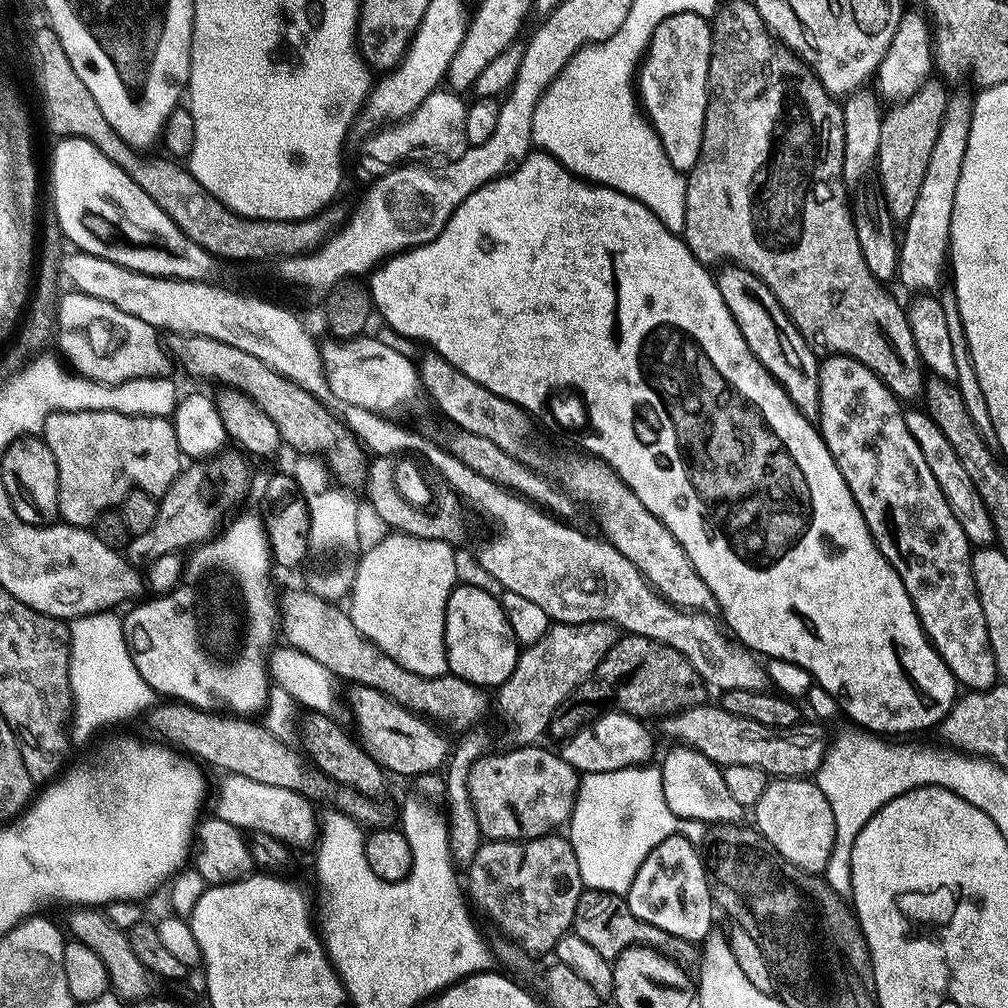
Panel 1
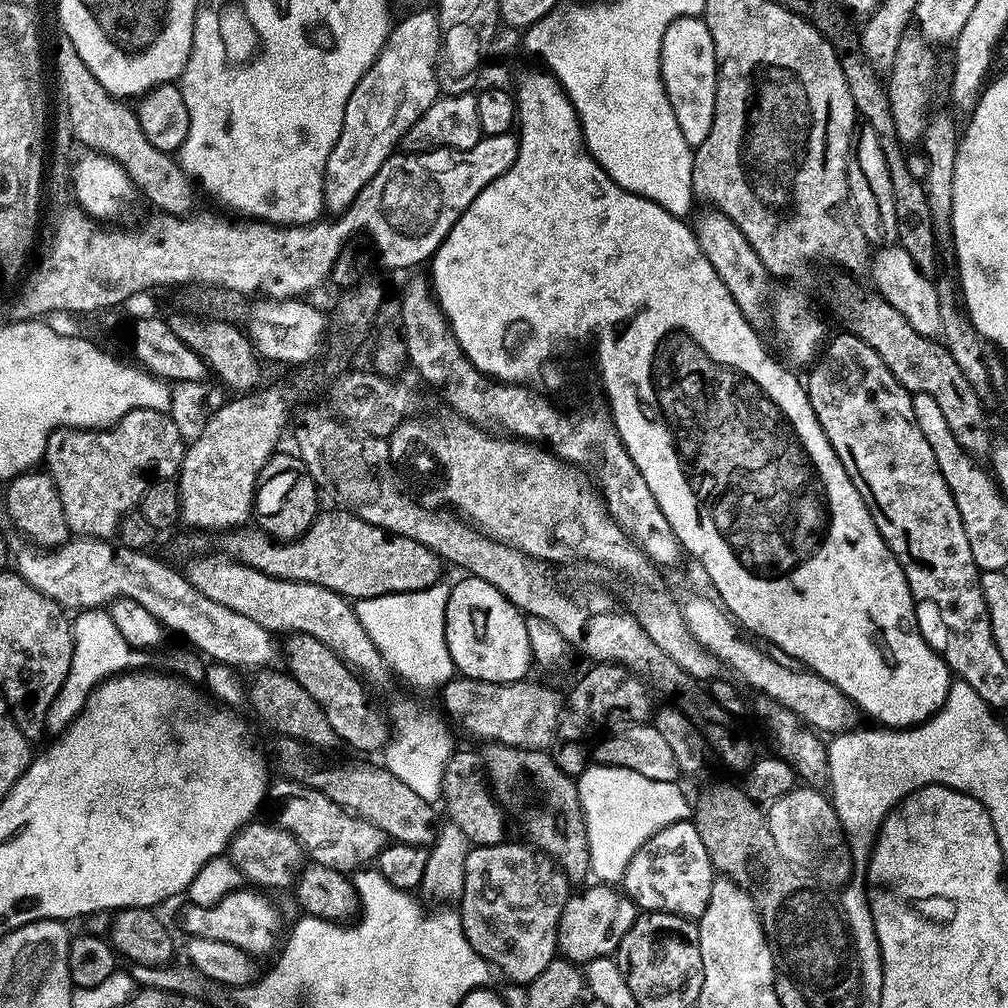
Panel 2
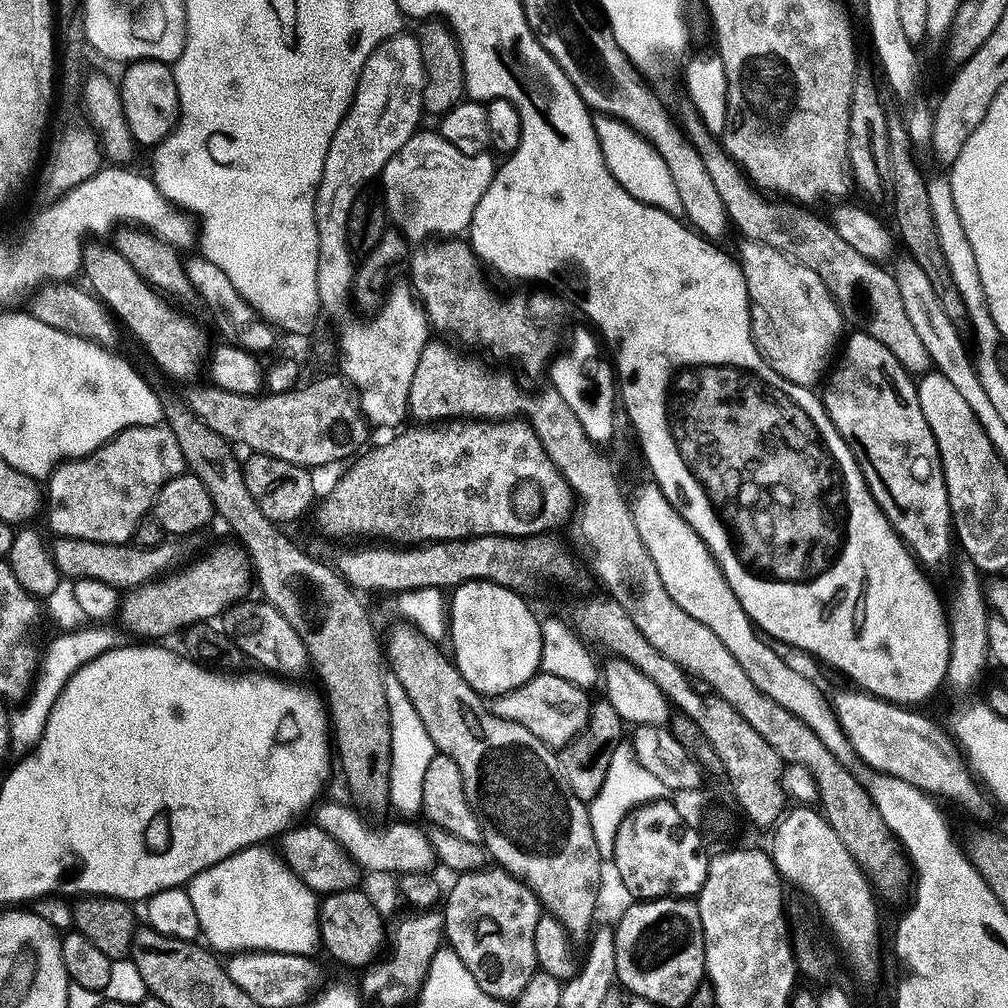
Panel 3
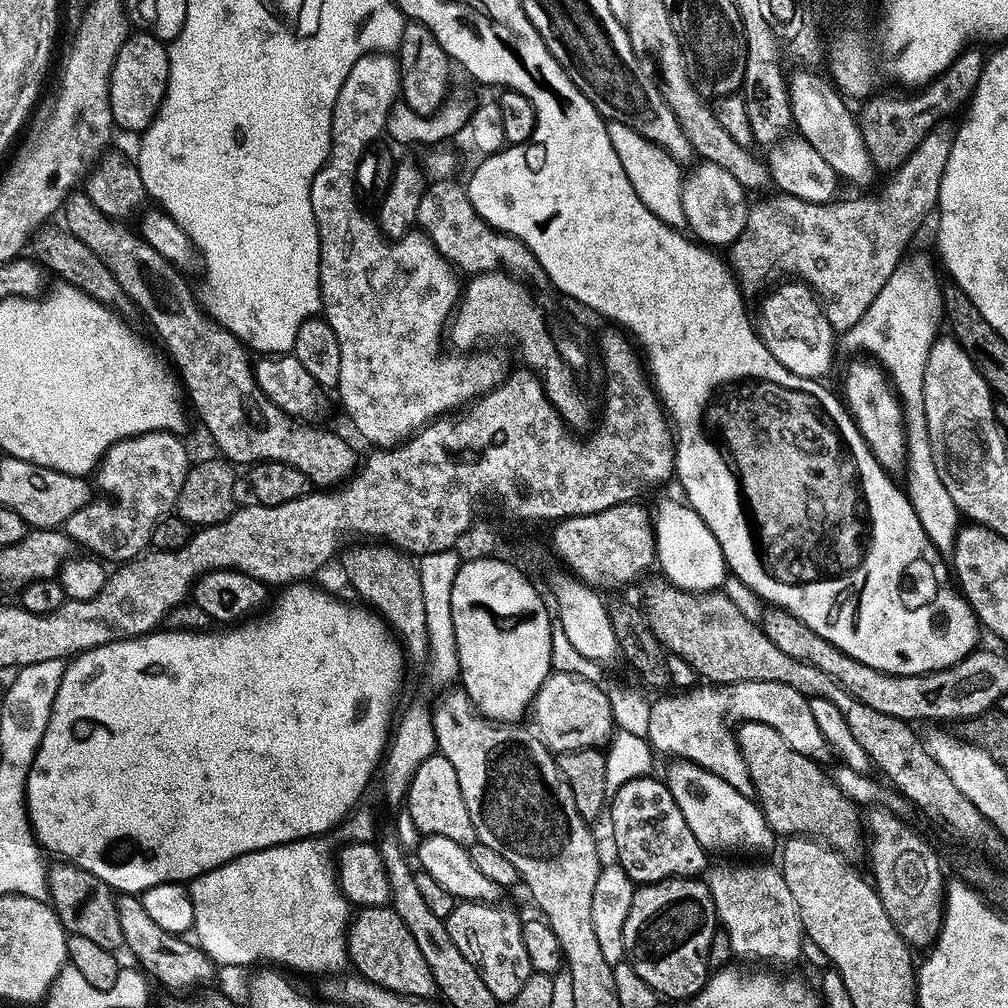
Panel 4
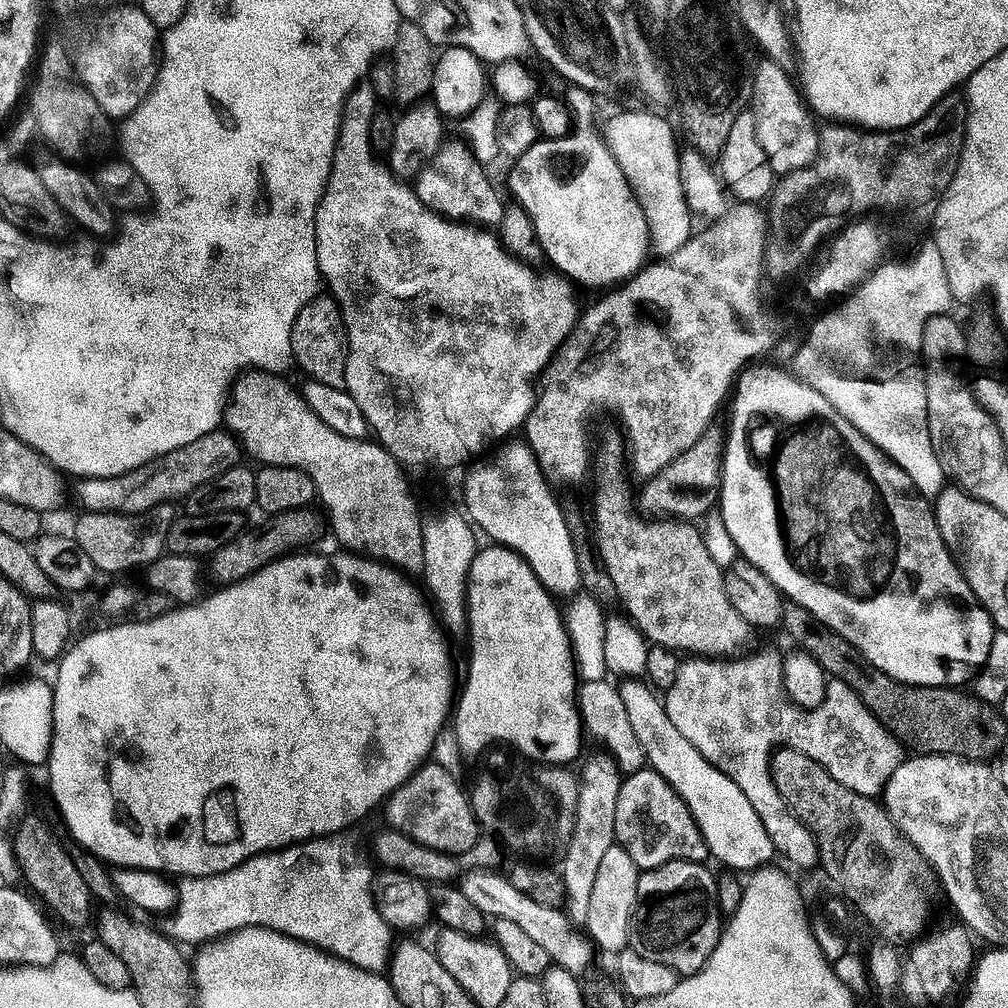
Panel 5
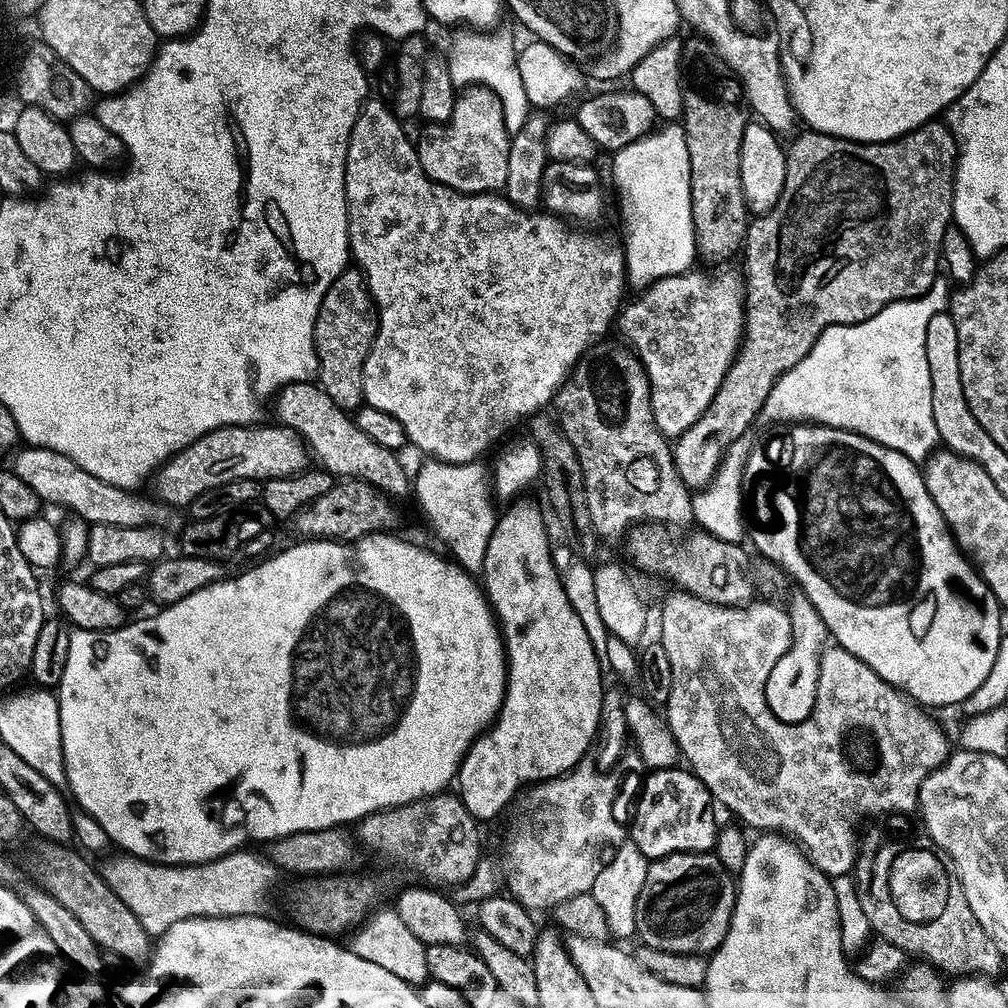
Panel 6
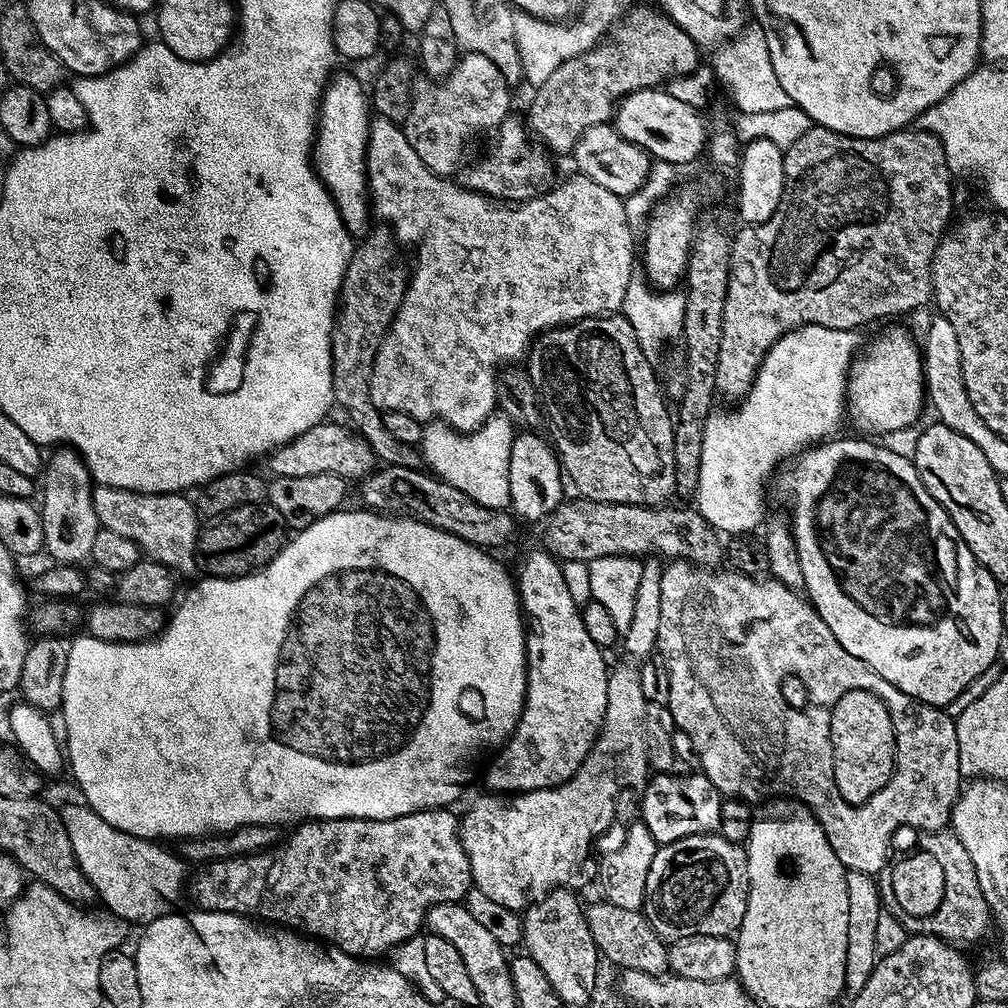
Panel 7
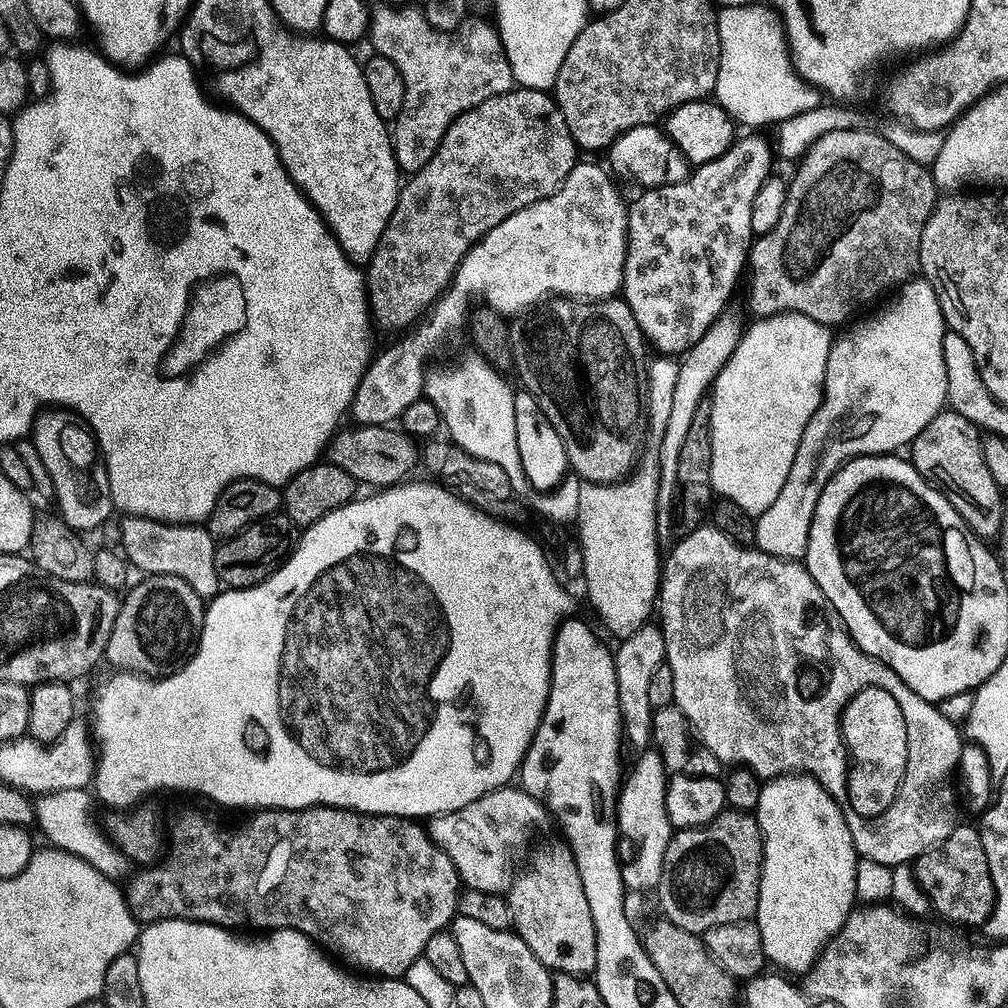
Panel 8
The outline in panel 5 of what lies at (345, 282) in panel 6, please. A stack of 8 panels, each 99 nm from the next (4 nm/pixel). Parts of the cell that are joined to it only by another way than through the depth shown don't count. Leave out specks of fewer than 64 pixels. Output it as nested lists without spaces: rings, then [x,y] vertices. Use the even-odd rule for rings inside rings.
[[[321,294],[310,301],[298,314],[298,322],[294,322],[292,335],[292,359],[305,372],[309,381],[324,383],[326,386],[343,389],[346,385],[346,366],[348,365],[348,329],[344,326],[344,315],[340,312],[340,303],[331,295]]]

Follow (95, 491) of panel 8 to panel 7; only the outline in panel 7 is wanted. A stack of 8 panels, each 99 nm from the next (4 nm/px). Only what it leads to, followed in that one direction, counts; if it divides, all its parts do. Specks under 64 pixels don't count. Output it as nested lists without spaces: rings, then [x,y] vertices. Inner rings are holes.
[[[60,448],[51,462],[47,463],[44,470],[44,479],[42,482],[42,496],[44,500],[40,502],[41,516],[43,518],[44,545],[47,555],[51,555],[57,565],[60,566],[78,566],[82,561],[89,561],[94,550],[95,539],[102,531],[98,514],[94,504],[94,481],[88,465],[84,462],[83,456],[72,448]]]

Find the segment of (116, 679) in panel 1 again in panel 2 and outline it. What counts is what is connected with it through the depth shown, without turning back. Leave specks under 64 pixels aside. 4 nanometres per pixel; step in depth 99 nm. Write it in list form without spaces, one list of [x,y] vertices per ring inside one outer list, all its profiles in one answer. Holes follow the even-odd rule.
[[[89,609],[77,616],[79,618],[73,621],[74,662],[71,663],[71,672],[67,676],[66,684],[58,698],[52,703],[52,711],[46,721],[46,728],[49,733],[63,733],[80,716],[80,712],[89,697],[105,680],[118,675],[125,675],[129,670],[139,667],[137,665],[139,653],[132,649],[122,637],[118,626],[114,625],[111,613],[103,609]]]

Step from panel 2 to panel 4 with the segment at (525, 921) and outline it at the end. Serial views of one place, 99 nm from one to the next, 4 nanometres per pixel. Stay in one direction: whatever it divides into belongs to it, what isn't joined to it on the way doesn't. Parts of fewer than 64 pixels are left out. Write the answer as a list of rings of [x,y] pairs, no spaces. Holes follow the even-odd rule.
[[[457,903],[446,921],[450,938],[462,952],[462,958],[478,970],[482,982],[502,1002],[511,1002],[522,994],[522,986],[534,975],[530,954],[526,954],[524,924],[512,912],[496,904]]]

